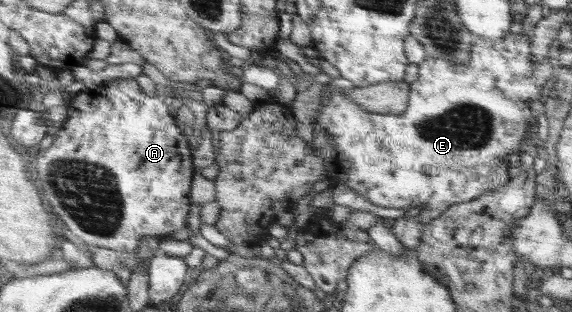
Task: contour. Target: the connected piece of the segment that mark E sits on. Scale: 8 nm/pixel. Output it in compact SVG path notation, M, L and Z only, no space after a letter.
M507 34L504 38L496 39L495 41L483 40L477 37L472 44L472 59L469 63L453 63L448 59L437 59L427 57L425 61L418 64L419 77L413 81L411 85L411 94L408 97L408 109L400 114L392 112L370 112L361 108L360 104L353 98L349 97L339 88L333 89L328 93L328 85L323 85L322 97L317 99L315 109L317 109L317 122L311 125L314 127L315 135L313 136L312 150L317 156L324 160L325 171L328 172L328 182L331 187L337 185L347 185L349 189L353 189L355 193L363 195L367 201L371 201L373 205L381 207L394 207L410 209L411 207L421 206L422 210L416 216L416 219L423 221L424 225L444 213L448 207L461 202L468 202L472 199L479 198L483 194L487 194L491 190L501 189L513 175L509 175L509 155L511 153L520 153L523 141L528 137L529 131L533 127L538 127L537 116L539 113L533 111L533 101L543 100L543 93L546 92L548 86L554 79L555 70L551 65L549 56L539 60L537 68L533 66L533 53L531 34Z

